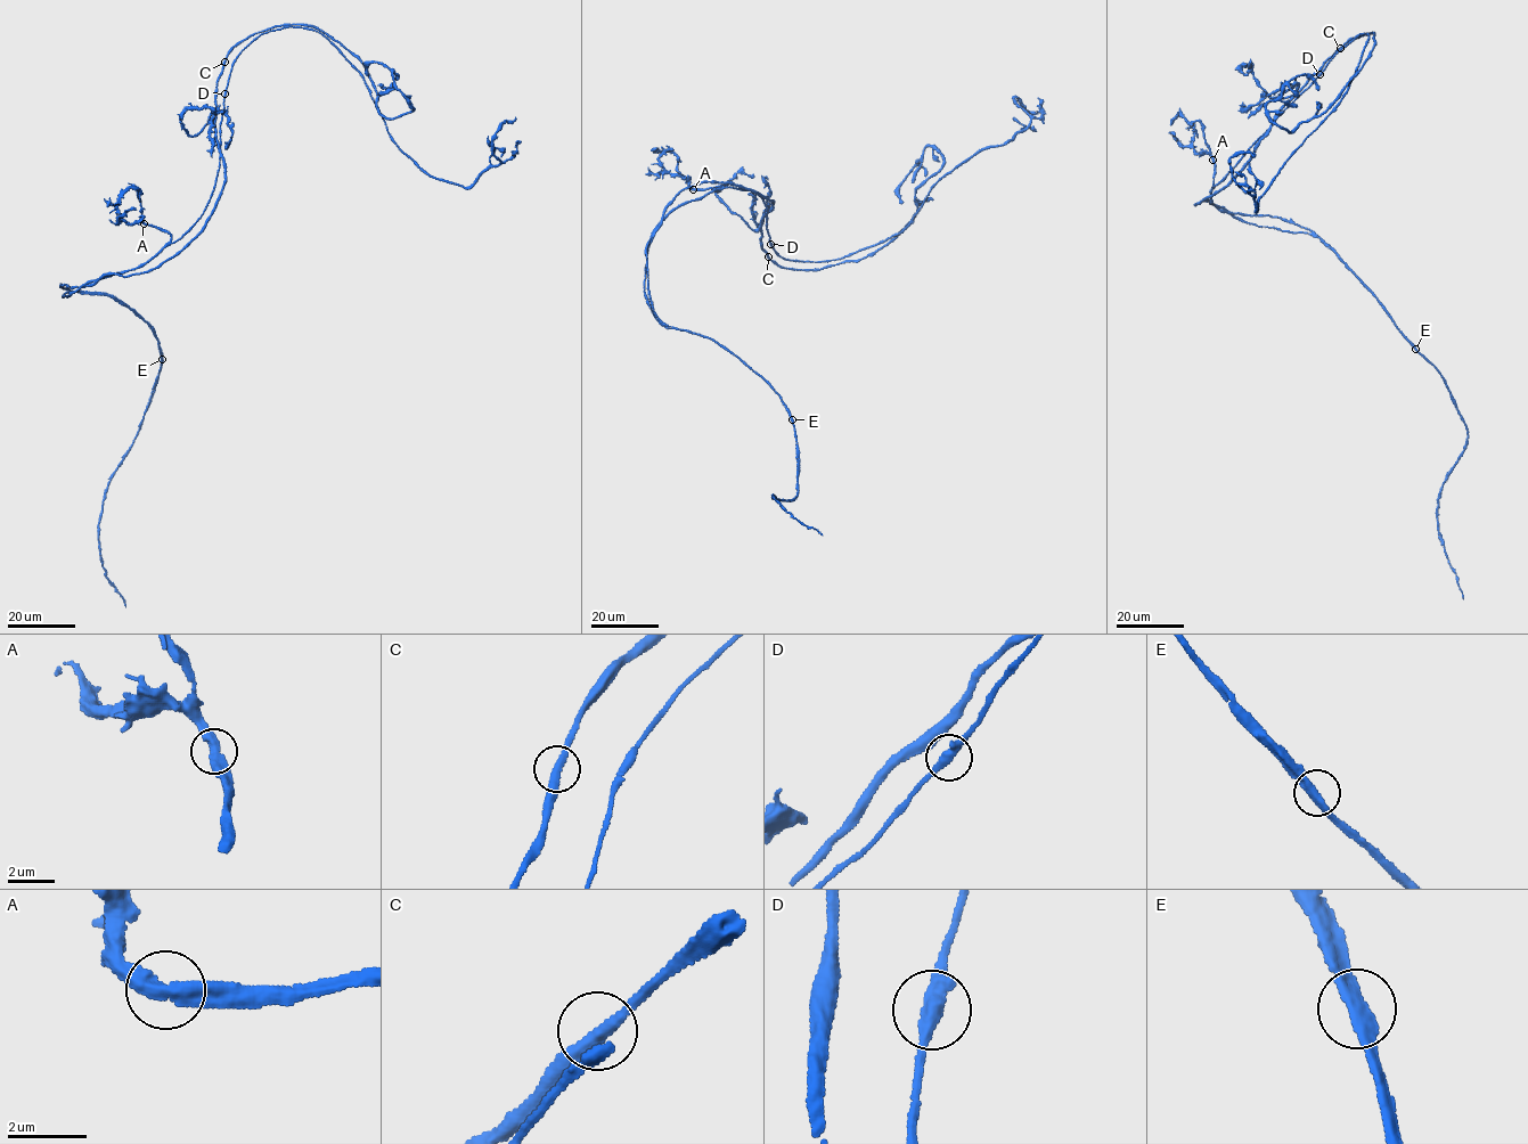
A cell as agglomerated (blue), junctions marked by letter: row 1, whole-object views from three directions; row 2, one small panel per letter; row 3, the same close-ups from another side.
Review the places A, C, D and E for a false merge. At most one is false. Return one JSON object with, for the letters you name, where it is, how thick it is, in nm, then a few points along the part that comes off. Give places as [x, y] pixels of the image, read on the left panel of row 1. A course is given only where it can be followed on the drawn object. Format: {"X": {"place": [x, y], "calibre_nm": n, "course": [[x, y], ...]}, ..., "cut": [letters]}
{"E": {"place": [162, 359], "calibre_nm": 360, "course": [[161, 359], [114, 297], [63, 296], [199, 218], [261, 34], [320, 32], [443, 181], [499, 164], [515, 117]]}, "cut": ["E"]}

